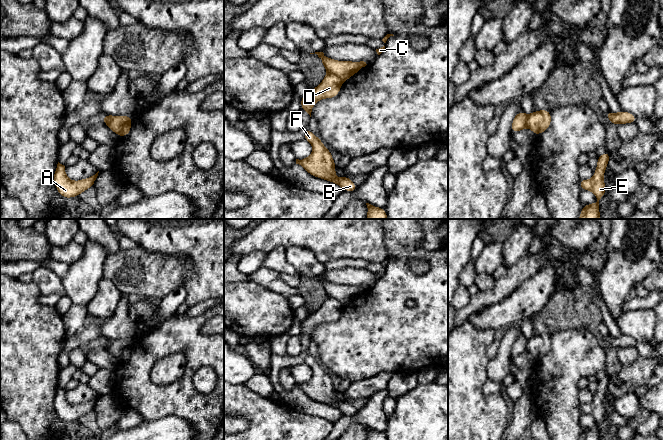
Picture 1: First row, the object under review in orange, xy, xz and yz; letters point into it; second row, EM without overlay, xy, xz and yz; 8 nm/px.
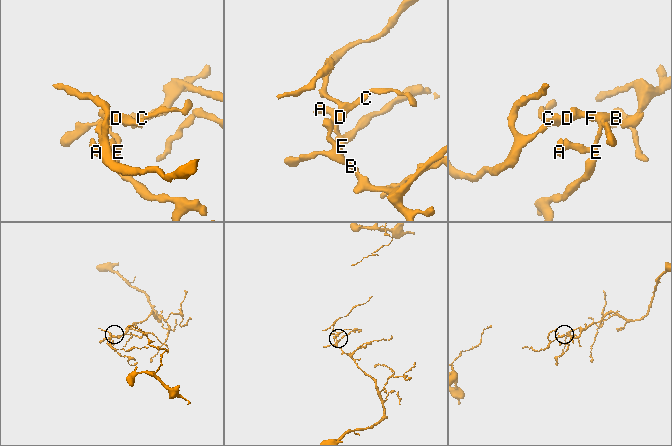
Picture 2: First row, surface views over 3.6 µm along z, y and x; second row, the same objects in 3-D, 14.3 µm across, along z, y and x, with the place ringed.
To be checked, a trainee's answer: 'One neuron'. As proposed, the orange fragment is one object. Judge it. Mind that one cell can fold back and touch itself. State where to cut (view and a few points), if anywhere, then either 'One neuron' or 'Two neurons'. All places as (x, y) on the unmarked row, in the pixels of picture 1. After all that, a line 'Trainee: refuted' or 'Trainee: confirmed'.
Split along xz (328, 296), (337, 299), (343, 304). Two neurons
Trainee: refuted

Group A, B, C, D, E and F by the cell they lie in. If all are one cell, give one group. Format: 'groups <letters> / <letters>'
groups A B D E F / C

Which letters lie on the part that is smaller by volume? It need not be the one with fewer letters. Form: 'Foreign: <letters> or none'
Foreign: C

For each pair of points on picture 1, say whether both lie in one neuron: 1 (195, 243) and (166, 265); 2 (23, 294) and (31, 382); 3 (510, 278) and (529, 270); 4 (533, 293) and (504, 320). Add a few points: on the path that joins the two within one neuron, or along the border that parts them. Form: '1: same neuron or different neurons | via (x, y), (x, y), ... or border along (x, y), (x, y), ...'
1: different neurons | border along (156, 251), (184, 255), (192, 268)
2: same neuron | via (23, 316), (23, 360)
3: same neuron | via (515, 276), (524, 270)
4: same neuron | via (527, 300), (511, 313)

